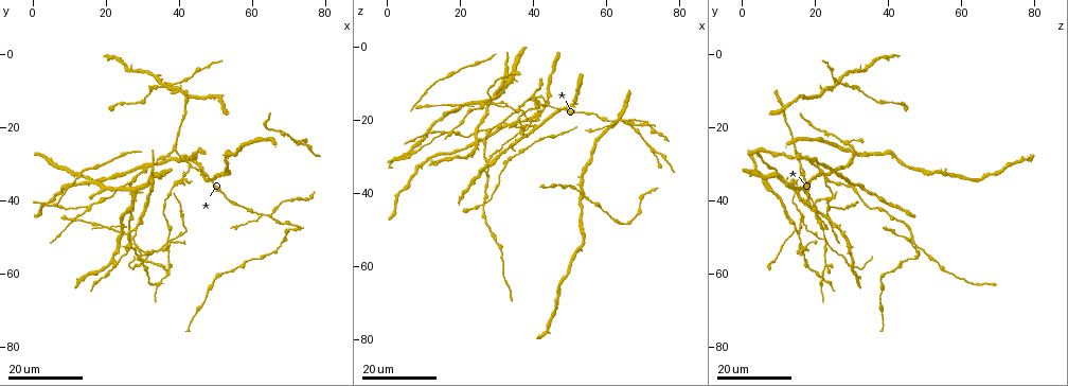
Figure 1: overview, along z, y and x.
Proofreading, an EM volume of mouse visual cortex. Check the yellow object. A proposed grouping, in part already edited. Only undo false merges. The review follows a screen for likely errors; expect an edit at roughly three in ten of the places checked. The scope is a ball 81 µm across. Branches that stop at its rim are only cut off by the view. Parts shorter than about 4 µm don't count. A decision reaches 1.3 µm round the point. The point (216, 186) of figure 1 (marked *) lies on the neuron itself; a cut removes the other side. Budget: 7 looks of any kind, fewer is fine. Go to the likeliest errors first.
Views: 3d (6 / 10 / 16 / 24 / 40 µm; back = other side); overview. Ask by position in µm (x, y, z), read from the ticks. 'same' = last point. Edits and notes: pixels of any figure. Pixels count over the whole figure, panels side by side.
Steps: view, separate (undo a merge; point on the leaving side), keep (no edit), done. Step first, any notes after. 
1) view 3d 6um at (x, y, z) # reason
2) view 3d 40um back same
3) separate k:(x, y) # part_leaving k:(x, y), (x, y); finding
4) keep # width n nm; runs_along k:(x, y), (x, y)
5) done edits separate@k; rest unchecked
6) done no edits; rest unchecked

view 3d 24um at (63.0, 43.5, 20.5) # arms part here

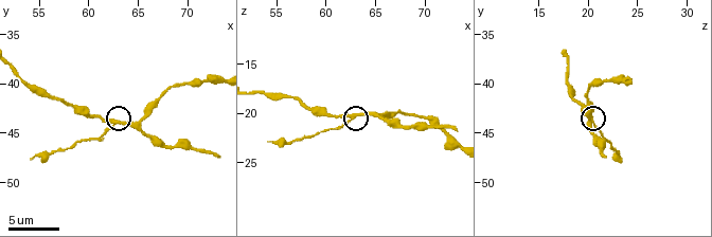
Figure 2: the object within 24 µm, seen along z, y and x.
view 3d 6um at (62.8, 43.8, 20.2)

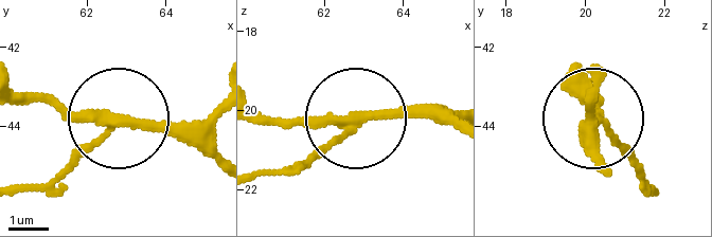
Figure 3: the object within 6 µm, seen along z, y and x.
view 3d 6um back at (62.85, 43.85, 20.30) # other side

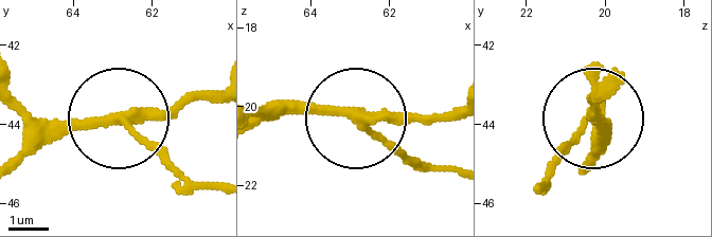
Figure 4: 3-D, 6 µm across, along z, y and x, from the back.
separate 4:(161, 148) # arms 3; part_leaving 4:(122, 119), (190, 176), (219, 186); two neurons meet here

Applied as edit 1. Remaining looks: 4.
view 3d 16um at (25.5, 52.0, 16.0) # three-way junction

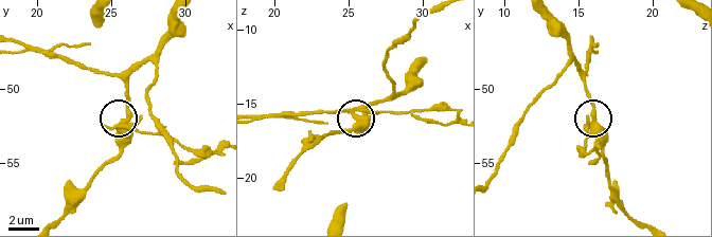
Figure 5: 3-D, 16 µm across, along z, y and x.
view 3d 10um at (26.0, 52.2, 16.0) # zoom in

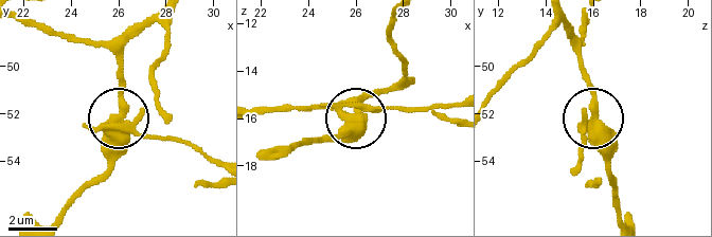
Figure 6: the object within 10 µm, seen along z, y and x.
separate 6:(104, 153) # side_arm 19 um; part_leaving 6:(118, 121), (113, 155), (65, 216); a second neuron is stuck on

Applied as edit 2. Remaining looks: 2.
view 3d 24um at (28.0, 49.0, 14.5) # a fork

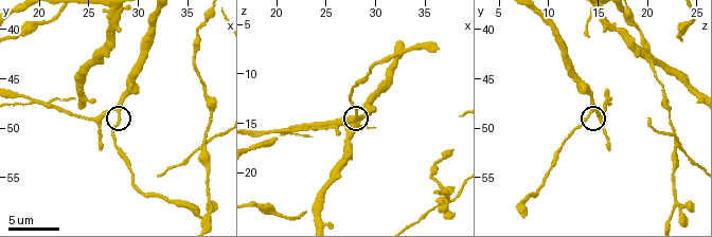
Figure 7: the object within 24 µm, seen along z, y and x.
view 3d 6um at (28.2, 48.4, 14.0) # closer look

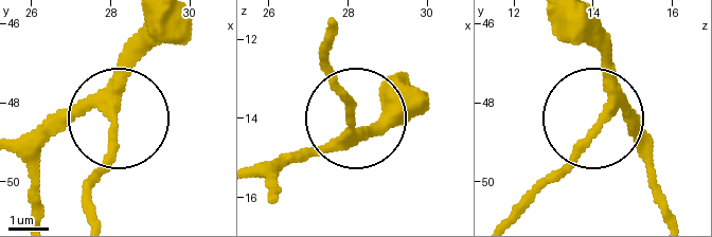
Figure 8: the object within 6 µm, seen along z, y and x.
keep # width 240 nm; runs_along 8:(20, 138), (91, 110), (108, 117), (111, 148), (91, 215); continuous, no second neuron

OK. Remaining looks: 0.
done edits separate@4, separate@6; rest unchecked

